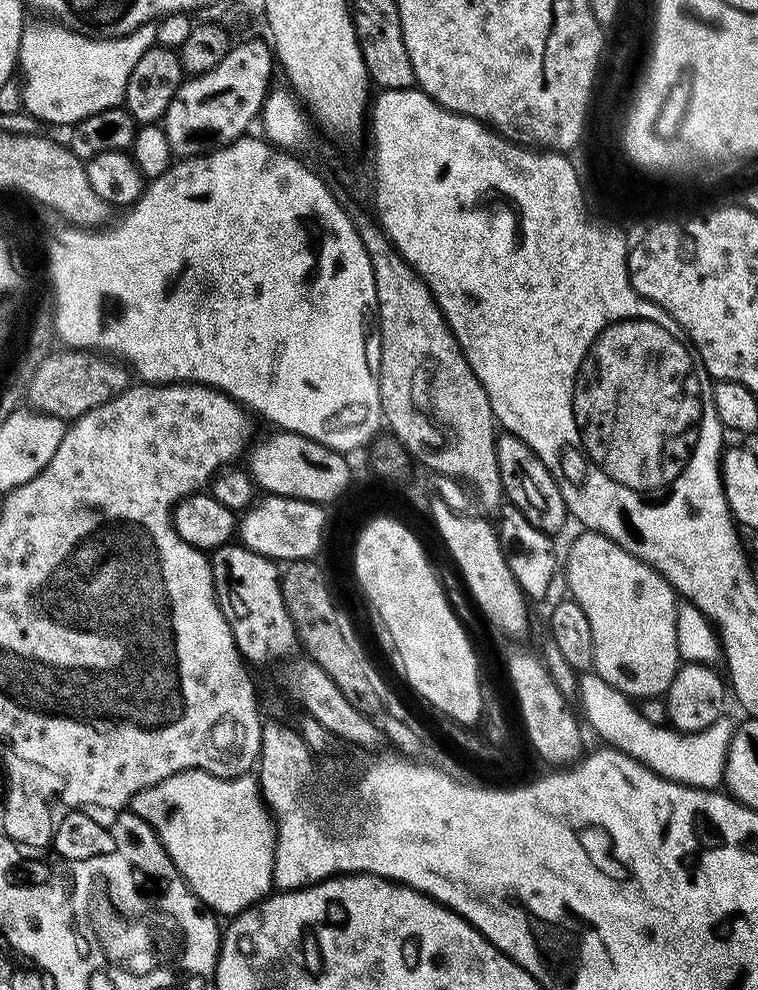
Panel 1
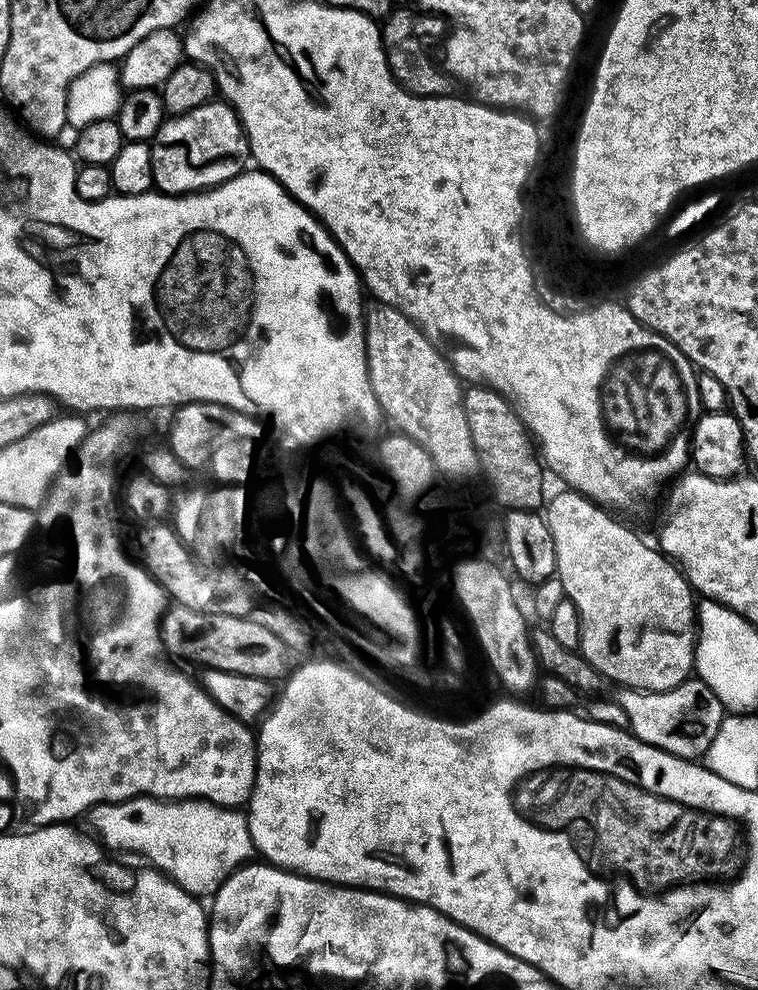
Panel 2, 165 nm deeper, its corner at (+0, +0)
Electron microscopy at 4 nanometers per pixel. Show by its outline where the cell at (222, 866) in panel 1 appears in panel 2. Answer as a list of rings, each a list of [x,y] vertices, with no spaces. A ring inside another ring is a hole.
[[[135,796],[134,799],[122,800],[119,804],[98,804],[87,813],[86,820],[92,823],[97,832],[95,835],[105,849],[122,847],[141,852],[151,867],[163,872],[179,888],[197,898],[211,897],[224,885],[224,880],[230,873],[249,863],[254,856],[247,815],[234,808],[219,808],[217,804],[199,798],[158,801],[151,796]]]

